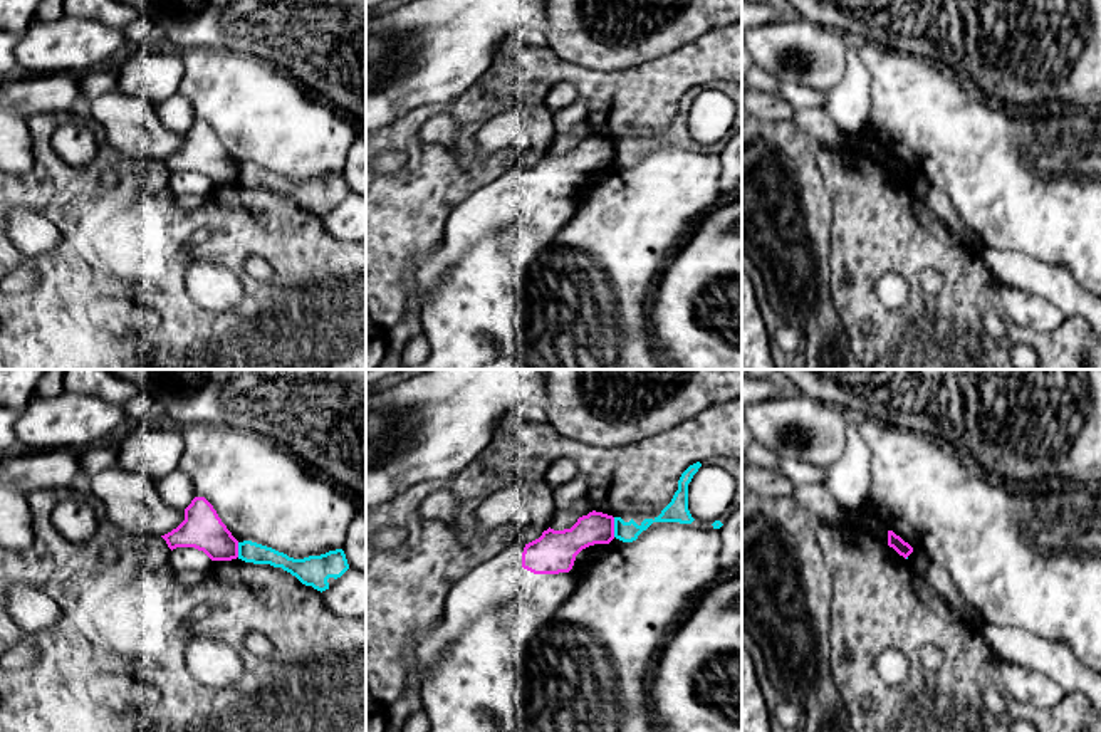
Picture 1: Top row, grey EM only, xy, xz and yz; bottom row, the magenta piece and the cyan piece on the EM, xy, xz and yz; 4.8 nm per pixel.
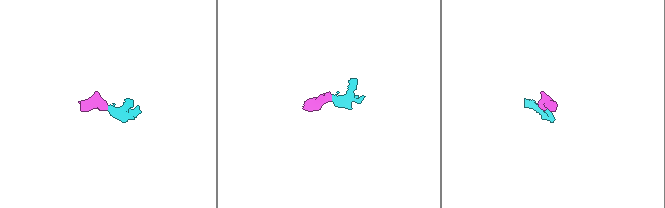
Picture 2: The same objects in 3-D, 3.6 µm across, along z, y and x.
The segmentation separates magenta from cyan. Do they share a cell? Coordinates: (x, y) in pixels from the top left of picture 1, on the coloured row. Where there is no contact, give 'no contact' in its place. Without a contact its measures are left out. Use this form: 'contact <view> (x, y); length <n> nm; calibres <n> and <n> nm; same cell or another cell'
contact xz (613, 528); length 100 nm; calibres 160 and 100 nm; another cell

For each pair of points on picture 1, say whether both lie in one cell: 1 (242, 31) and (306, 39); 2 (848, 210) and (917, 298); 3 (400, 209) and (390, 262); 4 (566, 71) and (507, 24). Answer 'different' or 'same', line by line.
1: same
2: same
3: same
4: different

